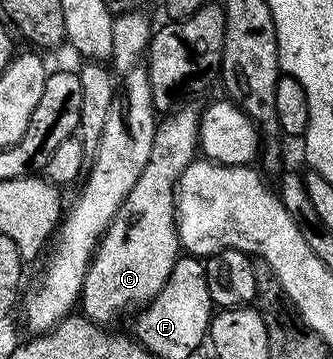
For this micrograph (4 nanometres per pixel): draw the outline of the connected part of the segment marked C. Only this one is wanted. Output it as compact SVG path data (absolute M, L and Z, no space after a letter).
M188 105L177 106L159 120L154 145L150 149L150 161L146 161L146 169L142 169L142 177L138 177L134 189L130 189L126 201L115 208L113 215L116 216L113 217L112 224L109 227L107 225L99 241L99 253L93 255L85 273L82 305L84 303L85 313L96 323L108 323L111 319L118 318L127 307L147 307L154 297L158 297L162 285L166 285L177 256L181 254L182 244L176 221L176 193L182 173L197 158L202 116L199 110L184 106Z

